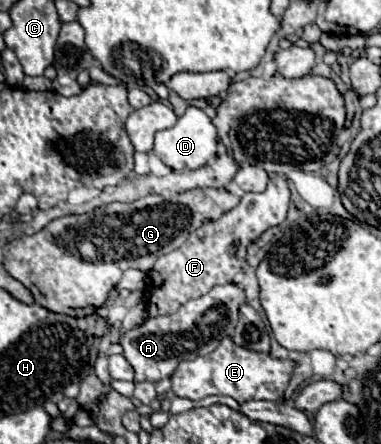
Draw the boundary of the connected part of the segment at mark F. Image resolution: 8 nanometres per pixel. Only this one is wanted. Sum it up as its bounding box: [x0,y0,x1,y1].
[149,176,289,316]

